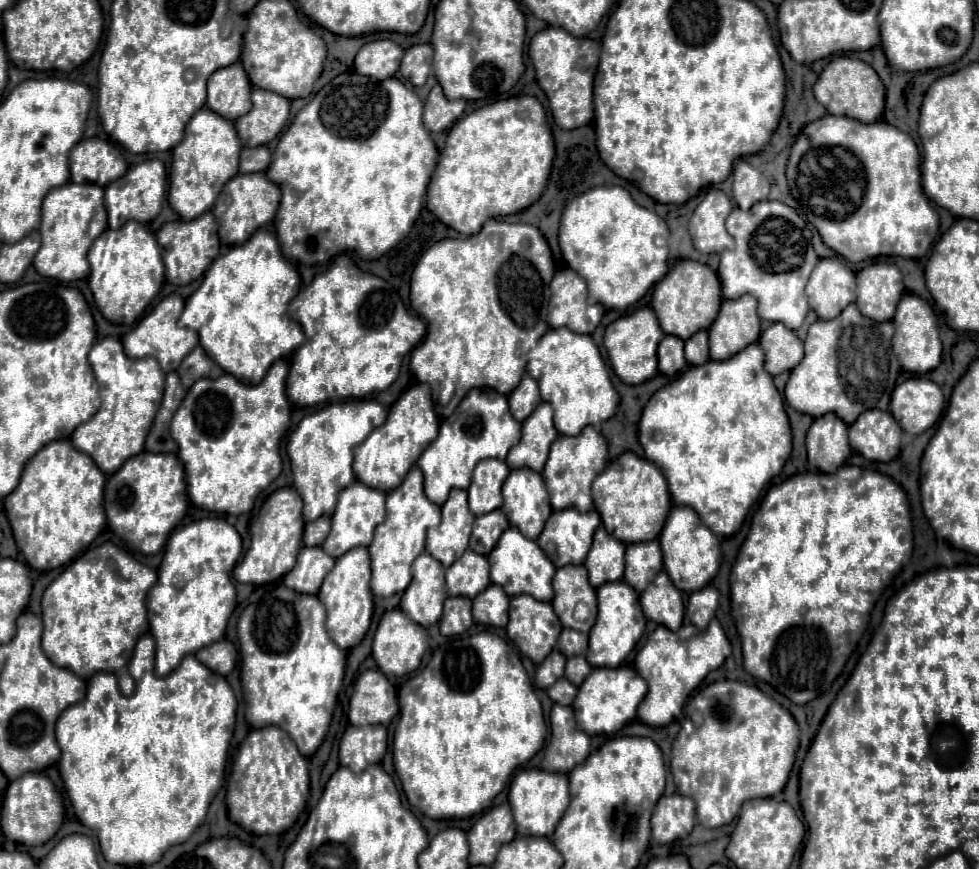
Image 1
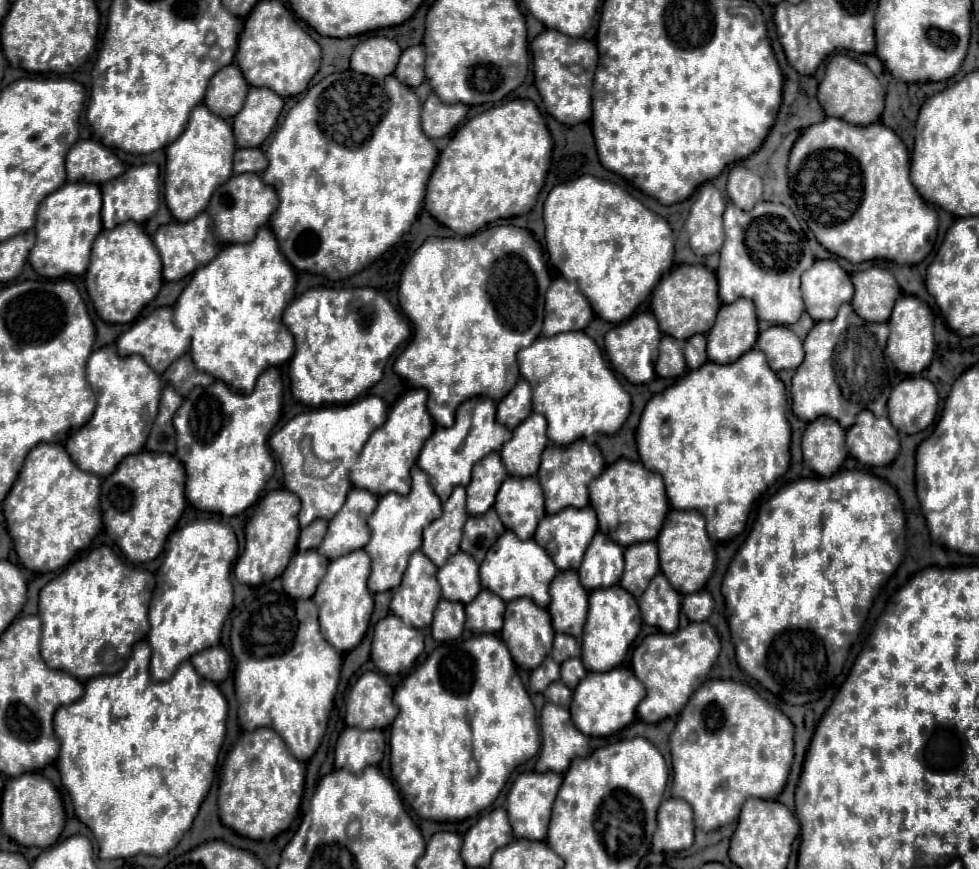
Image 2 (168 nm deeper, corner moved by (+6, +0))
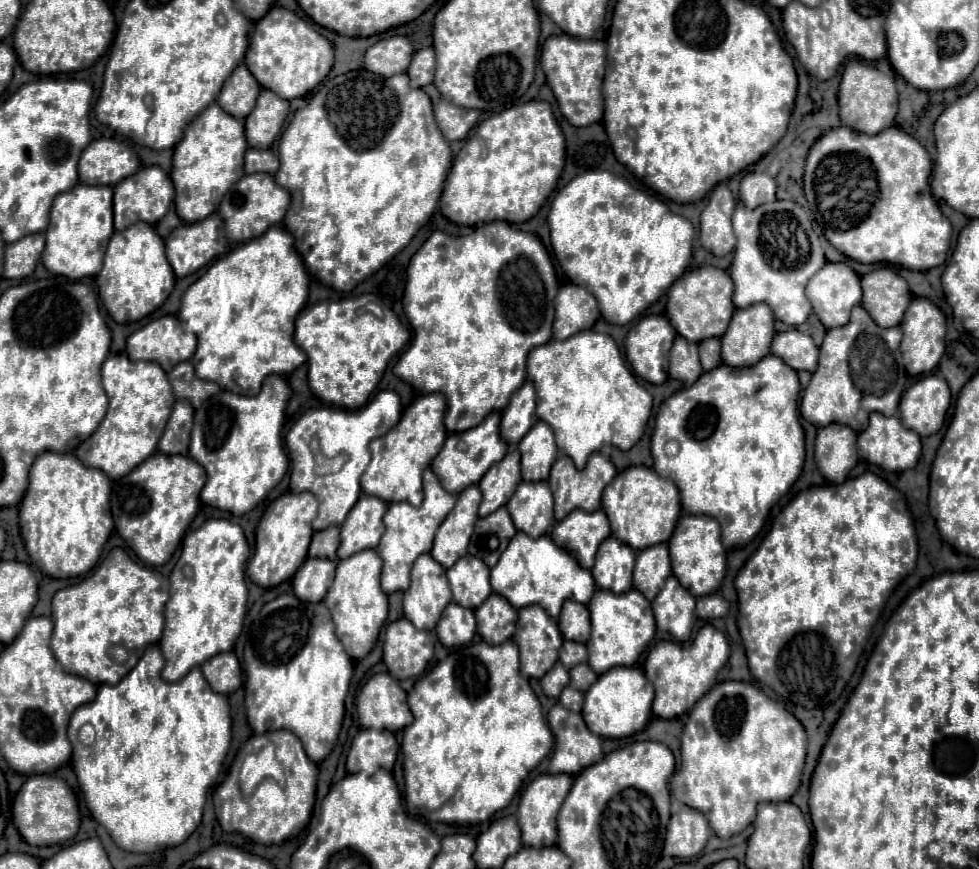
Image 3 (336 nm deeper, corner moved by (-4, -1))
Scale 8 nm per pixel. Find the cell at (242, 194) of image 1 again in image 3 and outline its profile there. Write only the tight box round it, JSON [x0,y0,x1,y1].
[217,173,291,243]

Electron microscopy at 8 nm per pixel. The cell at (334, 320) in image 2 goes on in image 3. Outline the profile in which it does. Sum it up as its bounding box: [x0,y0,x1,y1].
[295,295,411,409]

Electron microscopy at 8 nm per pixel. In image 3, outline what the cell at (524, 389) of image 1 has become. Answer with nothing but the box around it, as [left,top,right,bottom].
[501,381,535,445]

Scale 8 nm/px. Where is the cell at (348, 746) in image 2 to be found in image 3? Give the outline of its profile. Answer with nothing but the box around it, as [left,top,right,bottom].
[347,729,399,775]

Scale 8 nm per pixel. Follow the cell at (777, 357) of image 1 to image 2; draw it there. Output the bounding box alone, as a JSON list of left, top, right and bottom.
[755,326,803,370]

